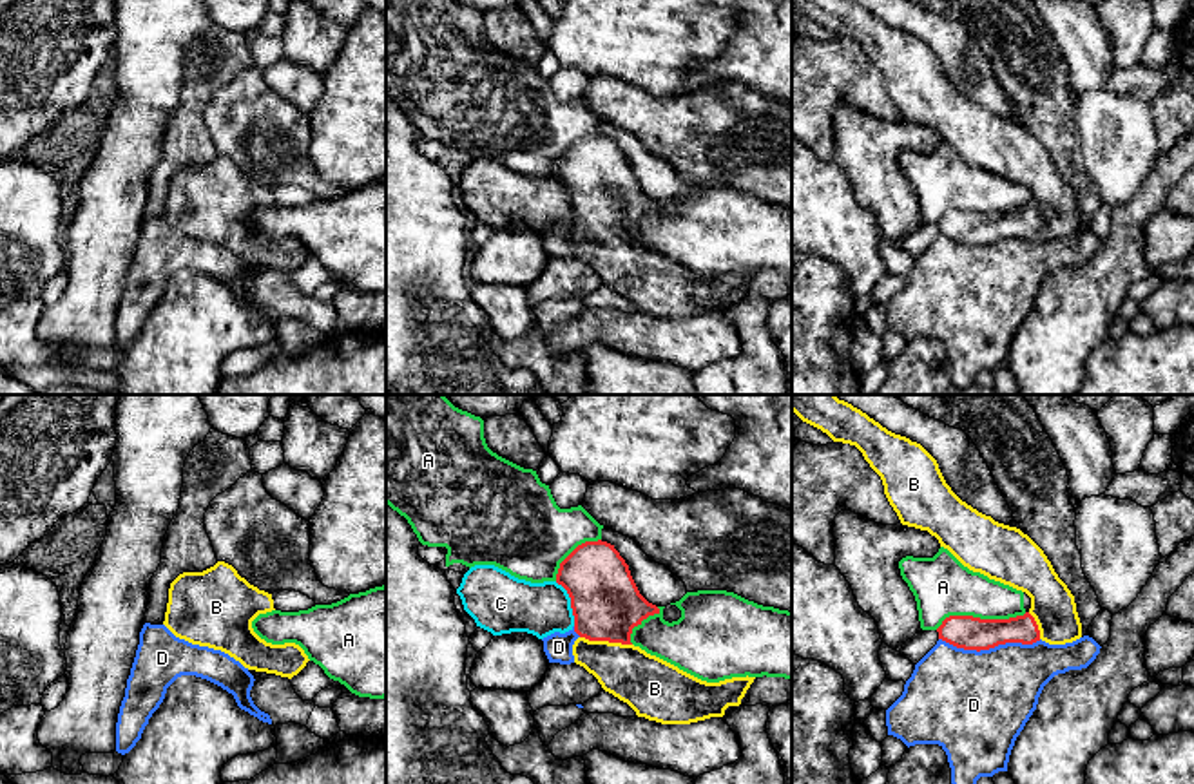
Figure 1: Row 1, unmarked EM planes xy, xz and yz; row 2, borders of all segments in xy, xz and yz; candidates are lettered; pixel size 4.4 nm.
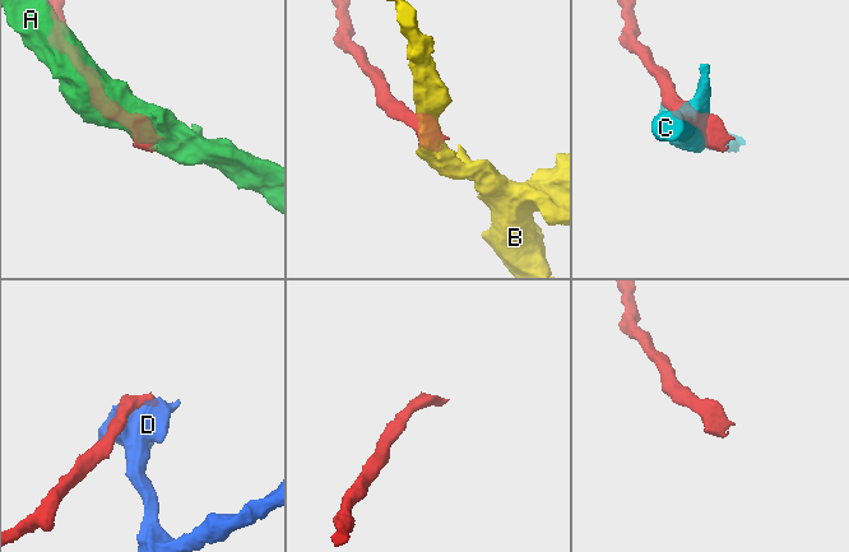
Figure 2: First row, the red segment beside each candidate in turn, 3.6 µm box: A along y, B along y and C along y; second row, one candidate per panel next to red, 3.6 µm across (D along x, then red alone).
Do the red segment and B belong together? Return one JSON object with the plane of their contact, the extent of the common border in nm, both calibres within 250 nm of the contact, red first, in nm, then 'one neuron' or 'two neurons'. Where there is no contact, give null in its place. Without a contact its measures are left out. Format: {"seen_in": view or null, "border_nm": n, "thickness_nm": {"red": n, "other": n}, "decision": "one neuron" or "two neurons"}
{"seen_in": "xz", "border_nm": 240, "thickness_nm": {"red": 300, "other": 240}, "decision": "one neuron"}

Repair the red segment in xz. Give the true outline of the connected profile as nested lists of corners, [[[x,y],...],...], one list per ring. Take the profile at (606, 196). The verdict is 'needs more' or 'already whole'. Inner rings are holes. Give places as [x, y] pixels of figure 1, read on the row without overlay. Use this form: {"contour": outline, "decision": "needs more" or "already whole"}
{"contour": [[[585,136],[578,139],[562,158],[556,168],[556,177],[562,179],[569,192],[574,210],[574,226],[580,230],[573,239],[574,257],[592,268],[602,282],[620,295],[627,297],[638,311],[661,319],[690,319],[710,311],[723,311],[728,301],[739,301],[746,284],[756,272],[732,272],[719,277],[701,275],[678,261],[647,248],[631,237],[632,223],[641,219],[649,210],[660,208],[660,203],[649,197],[638,185],[629,159],[607,136]]], "decision": "needs more"}

